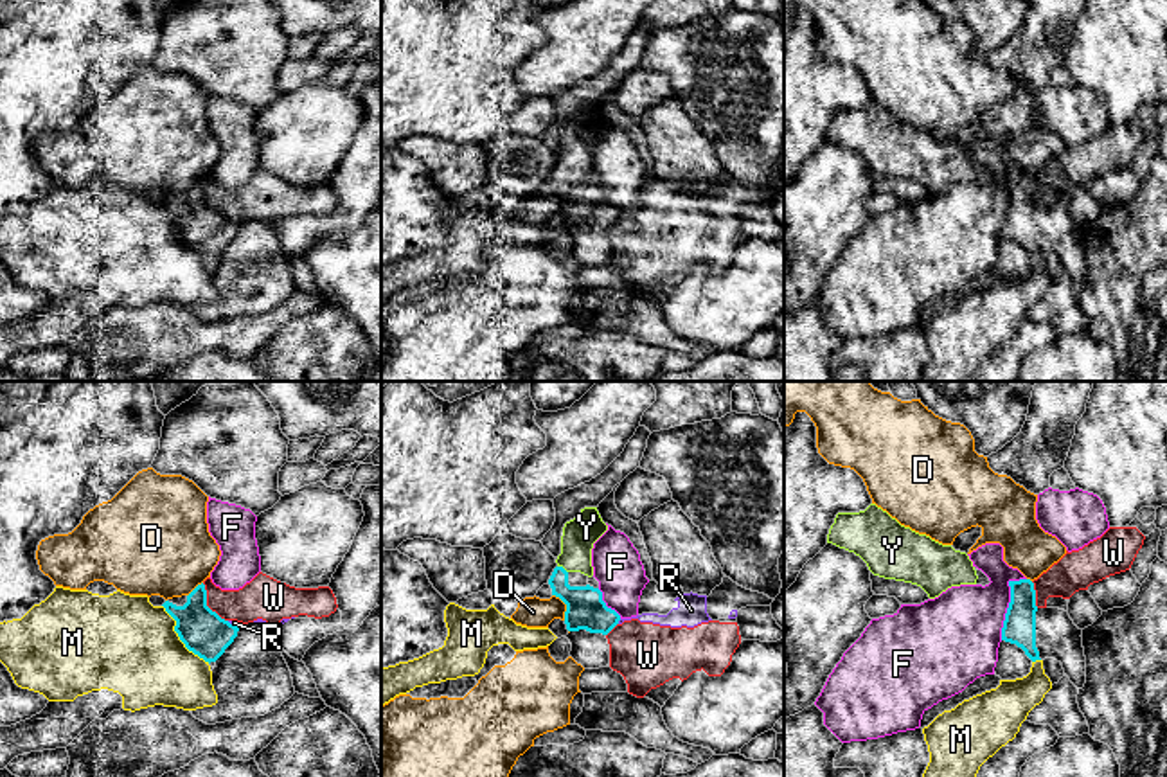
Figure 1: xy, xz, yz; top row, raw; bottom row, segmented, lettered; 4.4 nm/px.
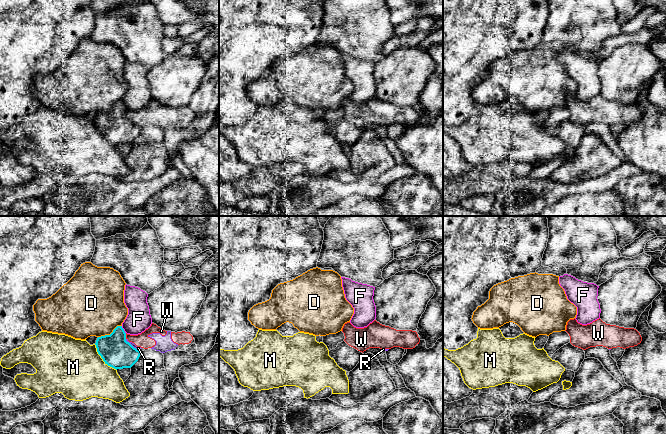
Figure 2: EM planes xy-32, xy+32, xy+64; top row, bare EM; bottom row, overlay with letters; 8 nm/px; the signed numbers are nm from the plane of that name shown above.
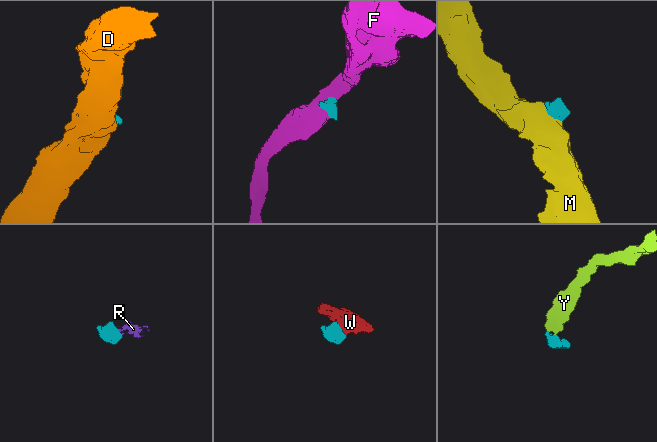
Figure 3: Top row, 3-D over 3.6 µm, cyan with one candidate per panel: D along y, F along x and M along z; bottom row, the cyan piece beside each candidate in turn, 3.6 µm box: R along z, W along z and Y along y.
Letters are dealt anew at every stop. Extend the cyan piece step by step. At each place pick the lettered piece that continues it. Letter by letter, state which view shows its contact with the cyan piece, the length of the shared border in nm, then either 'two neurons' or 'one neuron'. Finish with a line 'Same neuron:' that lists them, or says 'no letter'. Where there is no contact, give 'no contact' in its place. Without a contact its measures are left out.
D: contact in xz; length 130 nm; two neurons
F: contact in yz; length 300 nm; two neurons
M: contact in xy; length 340 nm; two neurons
R: contact in xz; length 30 nm; two neurons
W: contact in xy; length 200 nm; two neurons
Y: contact in xz; length 60 nm; one neuron
Same neuron: Y

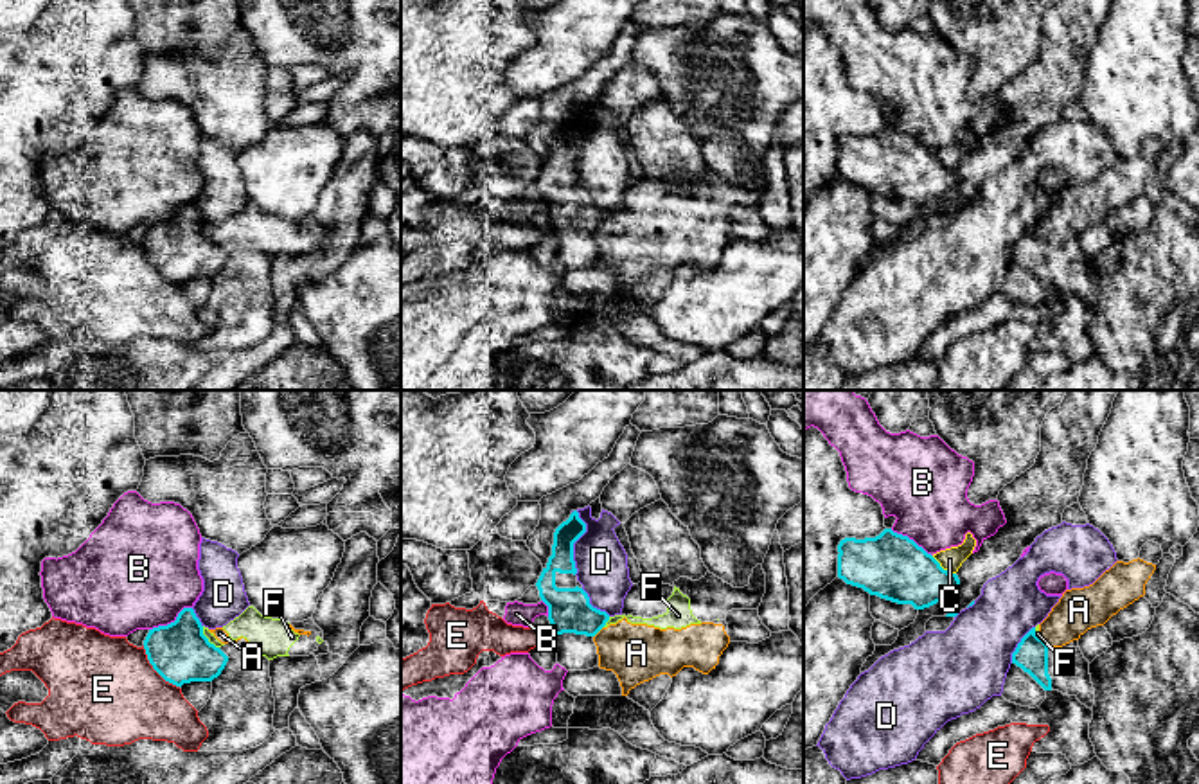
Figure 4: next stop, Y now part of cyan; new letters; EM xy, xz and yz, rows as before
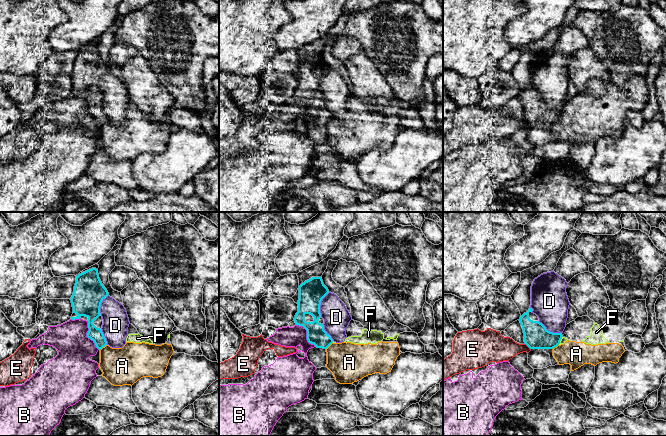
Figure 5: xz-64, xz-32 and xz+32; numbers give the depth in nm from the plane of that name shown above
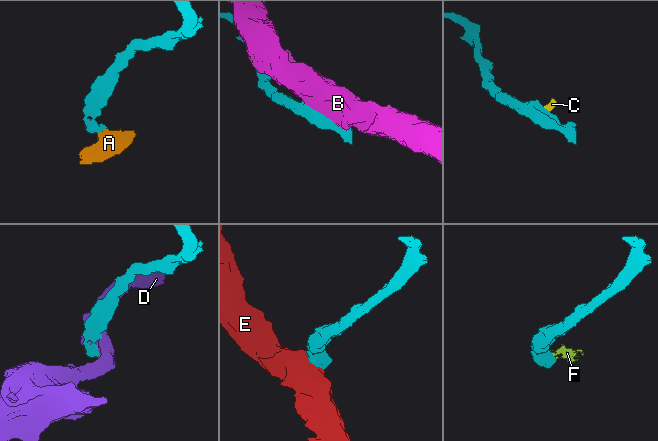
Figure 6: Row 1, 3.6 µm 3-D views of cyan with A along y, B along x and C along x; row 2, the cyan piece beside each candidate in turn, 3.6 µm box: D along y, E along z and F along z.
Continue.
A: contact in xz; length 70 nm; two neurons
B: contact in xy; length 220 nm; two neurons
C: contact in yz; length 140 nm; two neurons
D: contact in xz; length 280 nm; two neurons
E: contact in xy; length 260 nm; two neurons
F: contact in xz; length 60 nm; two neurons
Same neuron: no letter

